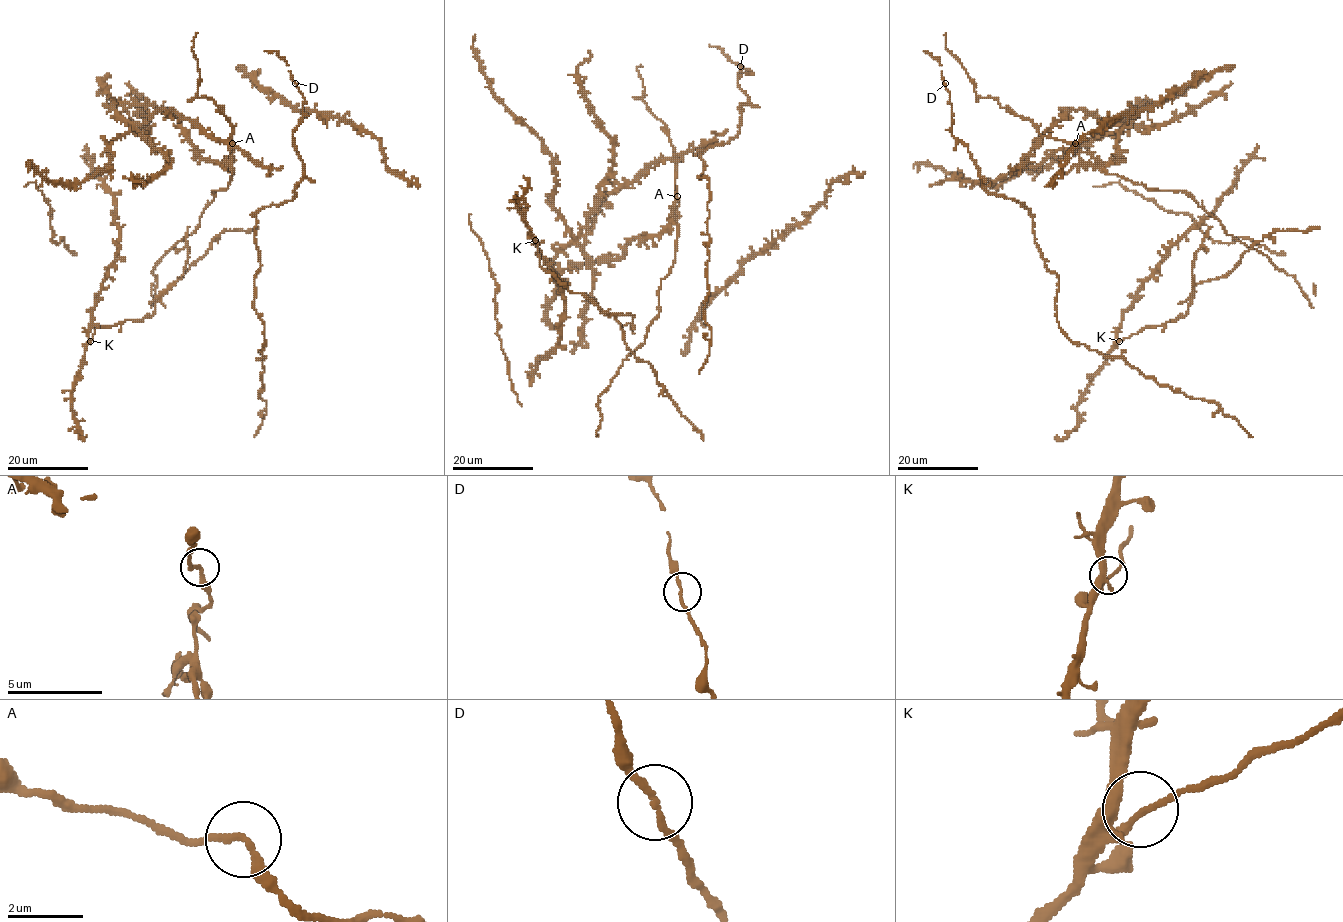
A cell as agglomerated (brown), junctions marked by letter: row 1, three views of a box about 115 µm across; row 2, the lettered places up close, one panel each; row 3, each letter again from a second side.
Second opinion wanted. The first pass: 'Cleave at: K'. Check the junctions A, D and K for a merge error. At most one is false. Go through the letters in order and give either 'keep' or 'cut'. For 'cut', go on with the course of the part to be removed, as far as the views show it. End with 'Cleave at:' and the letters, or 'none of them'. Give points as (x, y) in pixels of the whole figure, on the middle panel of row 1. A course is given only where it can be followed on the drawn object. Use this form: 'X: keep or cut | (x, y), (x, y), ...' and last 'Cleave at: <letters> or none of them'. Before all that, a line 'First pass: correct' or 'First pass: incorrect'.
First pass: correct
A: keep
D: keep
K: cut | (535, 240), (541, 266), (615, 317), (626, 346), (651, 365), (703, 441)
Cleave at: K

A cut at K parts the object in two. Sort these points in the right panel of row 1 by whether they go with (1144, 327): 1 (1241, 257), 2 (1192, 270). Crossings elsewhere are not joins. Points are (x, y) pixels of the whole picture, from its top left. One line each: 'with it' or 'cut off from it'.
1: with it
2: with it

